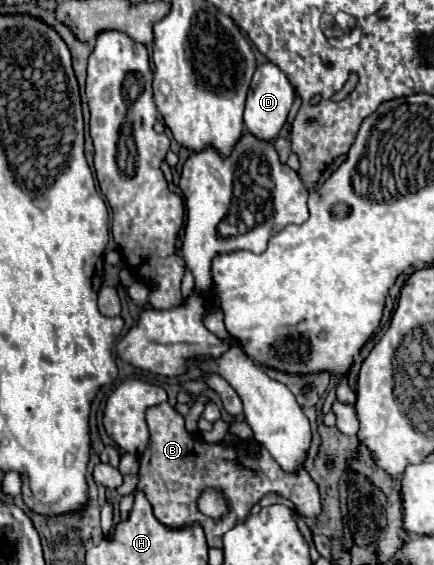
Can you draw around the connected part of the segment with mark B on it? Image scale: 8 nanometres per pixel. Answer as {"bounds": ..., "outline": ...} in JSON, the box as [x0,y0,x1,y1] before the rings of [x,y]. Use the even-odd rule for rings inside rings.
{"bounds":[135,402,321,548],"outline":[[[167,402],[147,410],[147,426],[149,444],[147,450],[139,456],[141,468],[135,490],[147,496],[153,506],[155,518],[167,528],[185,528],[191,524],[201,524],[207,534],[209,546],[221,548],[223,534],[231,530],[237,522],[245,520],[249,510],[269,492],[289,498],[297,506],[299,514],[305,518],[321,514],[319,488],[303,466],[299,466],[295,472],[285,472],[263,446],[259,446],[259,454],[253,456],[249,450],[243,448],[243,444],[227,446],[225,442],[207,444],[203,440],[197,440],[185,430],[183,416],[177,414]],[[203,482],[217,482],[229,500],[231,512],[221,520],[207,518],[197,510],[197,498],[203,492]]]}

